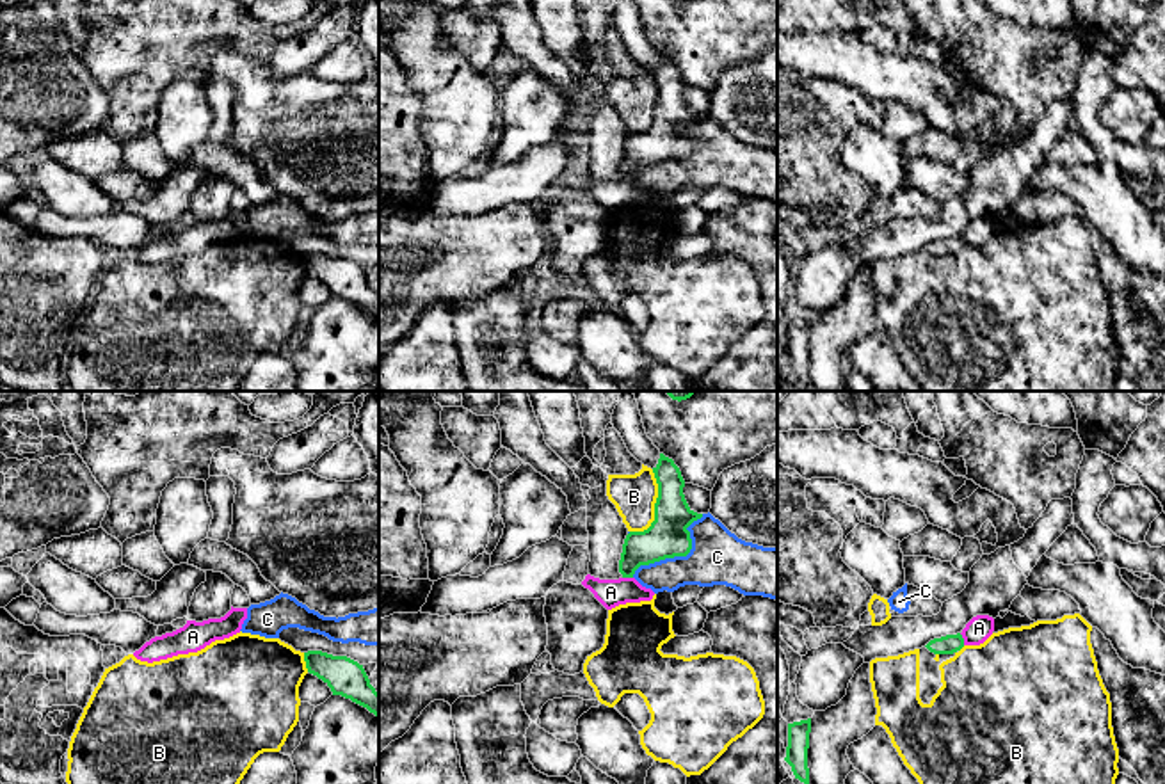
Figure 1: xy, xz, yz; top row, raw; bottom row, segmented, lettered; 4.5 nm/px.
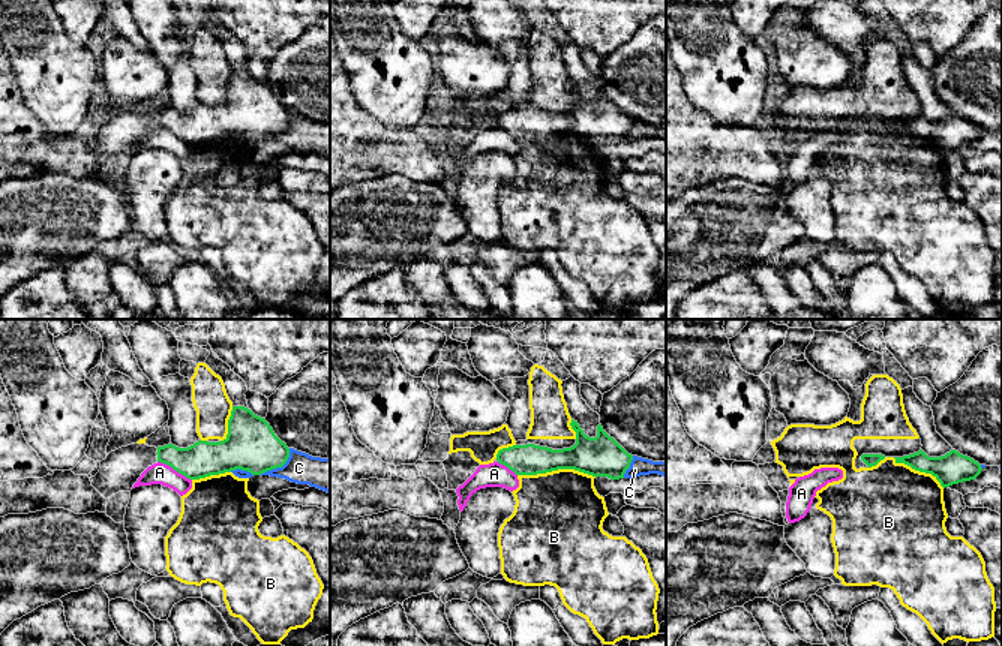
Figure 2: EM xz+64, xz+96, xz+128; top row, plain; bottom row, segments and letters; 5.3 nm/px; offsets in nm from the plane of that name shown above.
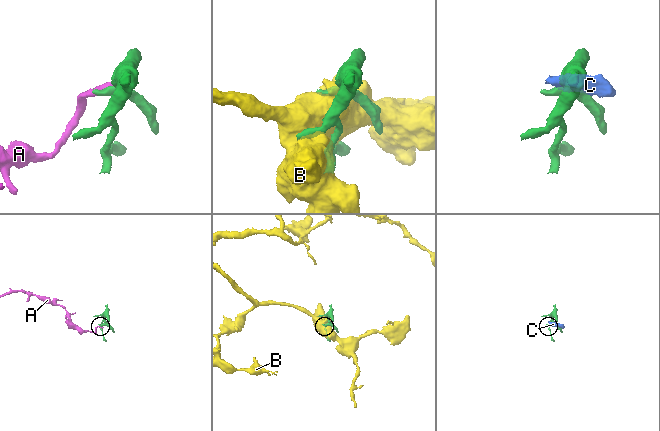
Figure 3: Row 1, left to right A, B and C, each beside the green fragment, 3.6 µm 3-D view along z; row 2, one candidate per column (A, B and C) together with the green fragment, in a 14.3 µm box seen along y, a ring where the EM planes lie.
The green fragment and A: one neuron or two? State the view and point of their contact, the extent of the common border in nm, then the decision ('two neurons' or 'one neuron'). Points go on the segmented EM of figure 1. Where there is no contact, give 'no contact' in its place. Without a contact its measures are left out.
yz (963, 639) | 60 nm | two neurons

